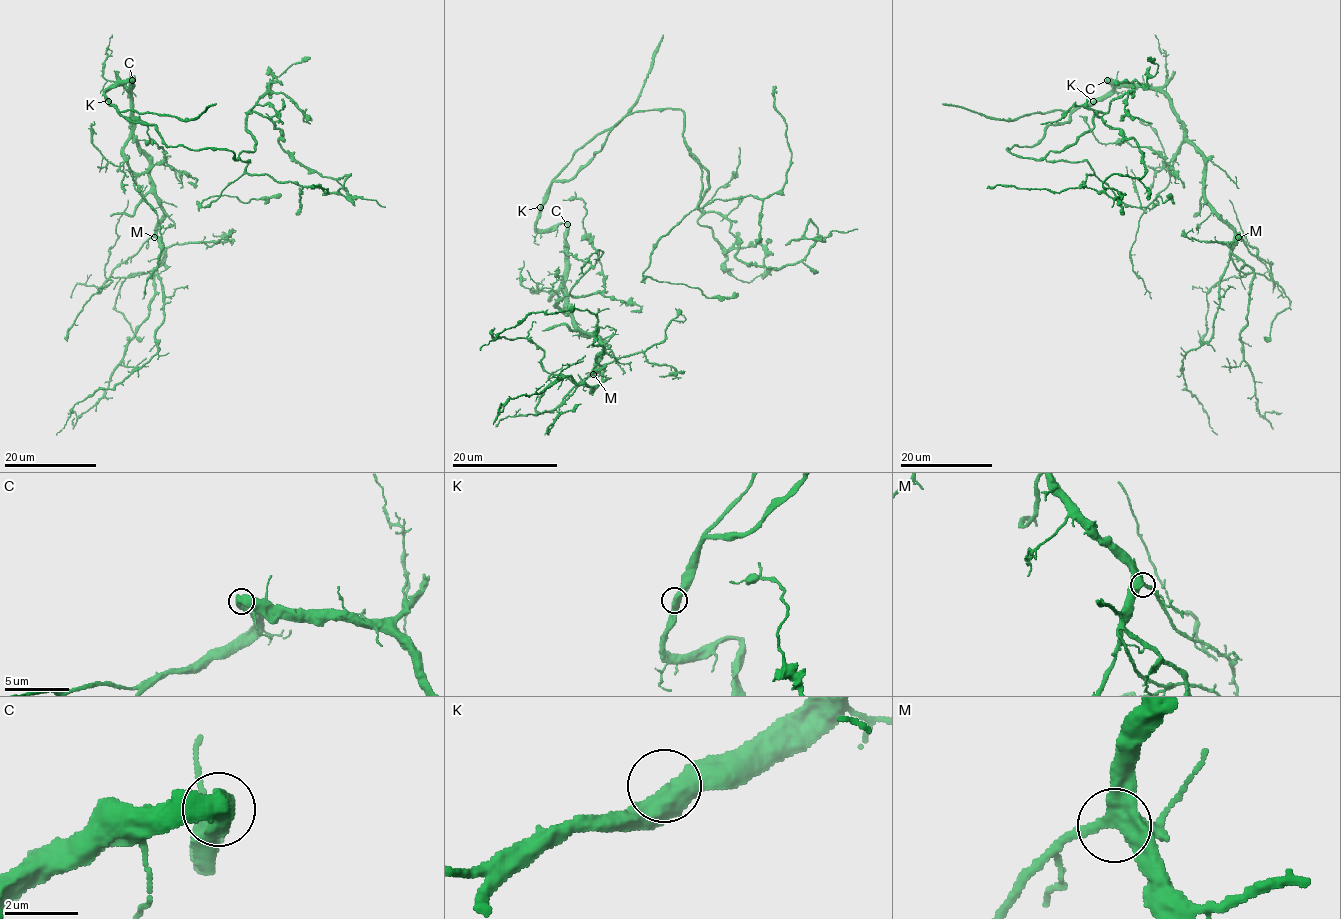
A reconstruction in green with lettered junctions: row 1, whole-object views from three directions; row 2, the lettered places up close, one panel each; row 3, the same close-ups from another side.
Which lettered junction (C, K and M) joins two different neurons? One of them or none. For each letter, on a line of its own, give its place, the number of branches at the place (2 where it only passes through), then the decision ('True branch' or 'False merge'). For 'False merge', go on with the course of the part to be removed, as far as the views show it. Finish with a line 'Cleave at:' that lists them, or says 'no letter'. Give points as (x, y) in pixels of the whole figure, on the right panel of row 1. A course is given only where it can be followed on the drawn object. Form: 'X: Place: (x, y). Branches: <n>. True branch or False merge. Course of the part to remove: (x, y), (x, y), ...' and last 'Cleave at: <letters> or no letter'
C: Place: (1107, 80). Branches: 2. True branch
K: Place: (1093, 101). Branches: 2. True branch
M: Place: (1238, 237). Branches: 2. True branch
Cleave at: no letter

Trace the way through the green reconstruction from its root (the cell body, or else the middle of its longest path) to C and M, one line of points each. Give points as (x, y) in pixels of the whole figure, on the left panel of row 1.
C: (109, 103), (106, 90), (132, 80)
M: (109, 103), (106, 90), (131, 81), (130, 136), (149, 158), (151, 193), (162, 211), (162, 222), (154, 237)

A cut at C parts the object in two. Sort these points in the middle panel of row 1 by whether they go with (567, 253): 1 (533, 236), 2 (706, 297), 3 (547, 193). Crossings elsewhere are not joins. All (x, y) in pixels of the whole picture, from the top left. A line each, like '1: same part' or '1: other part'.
1: other part
2: other part
3: other part

